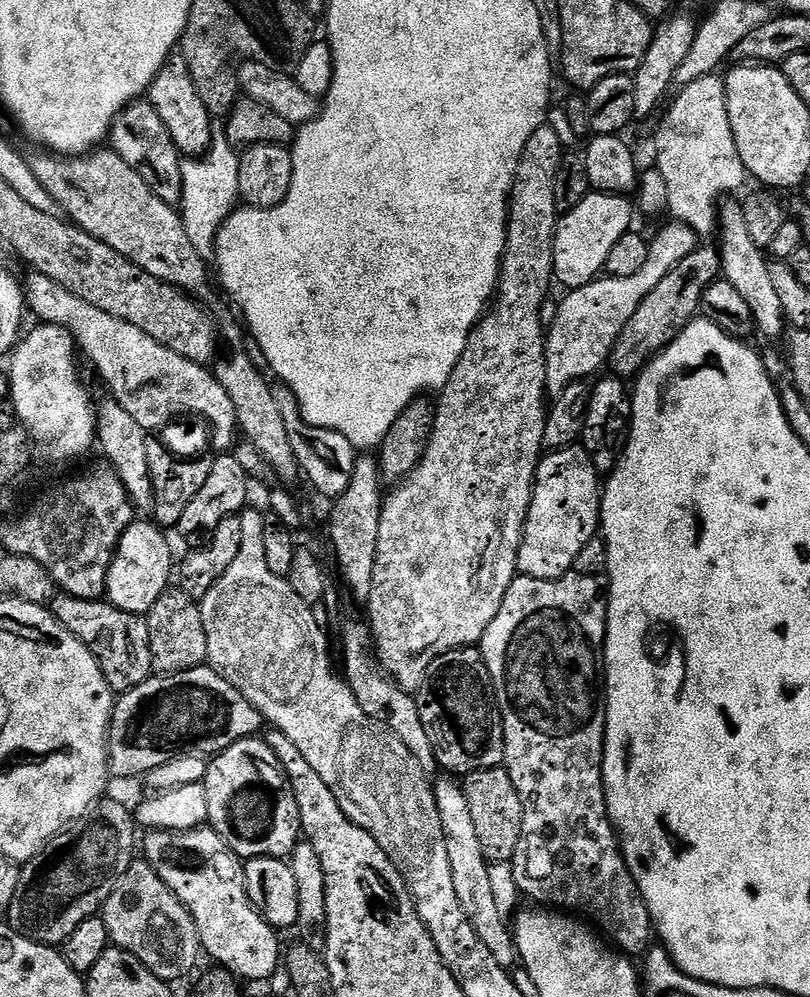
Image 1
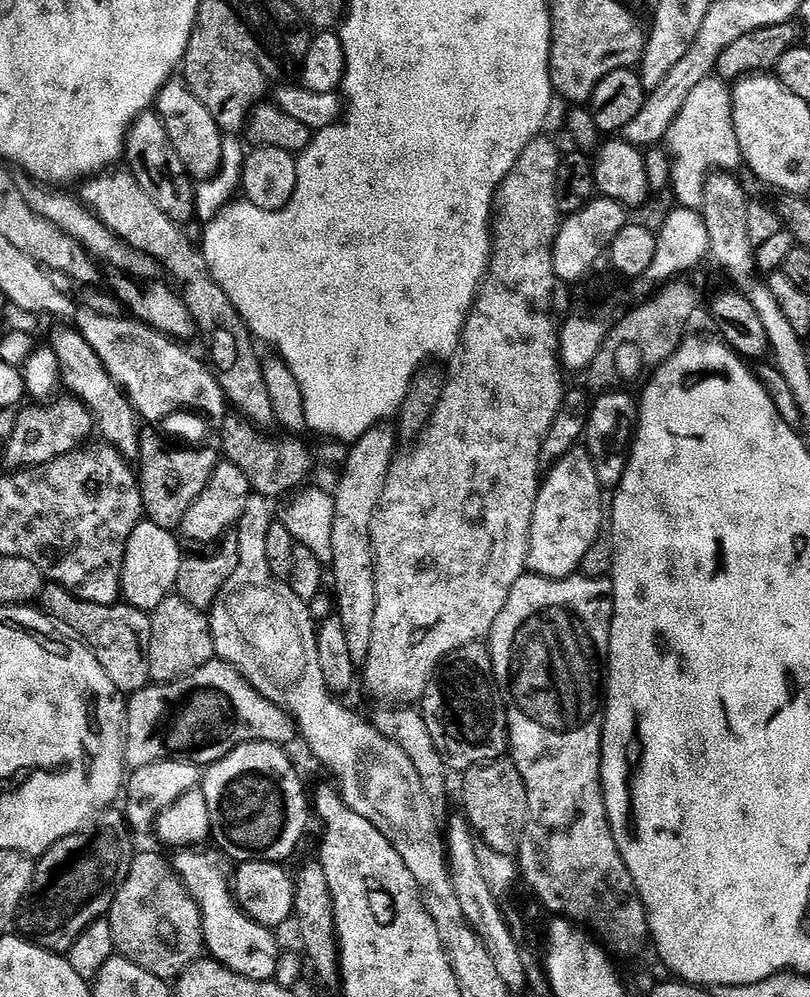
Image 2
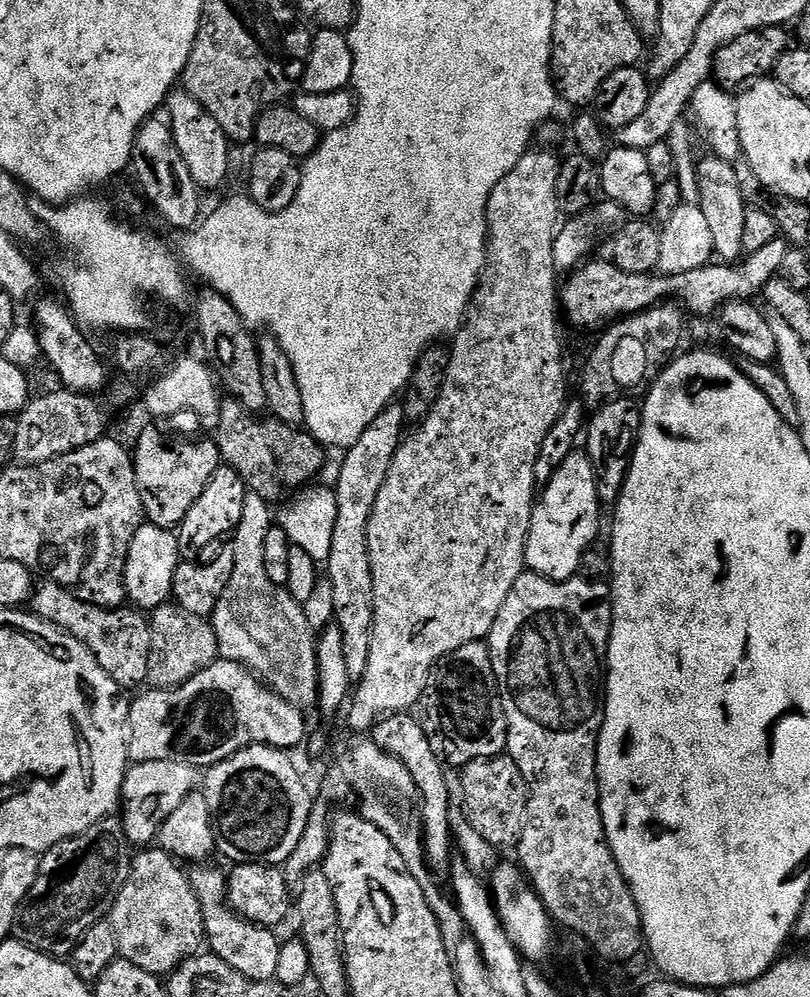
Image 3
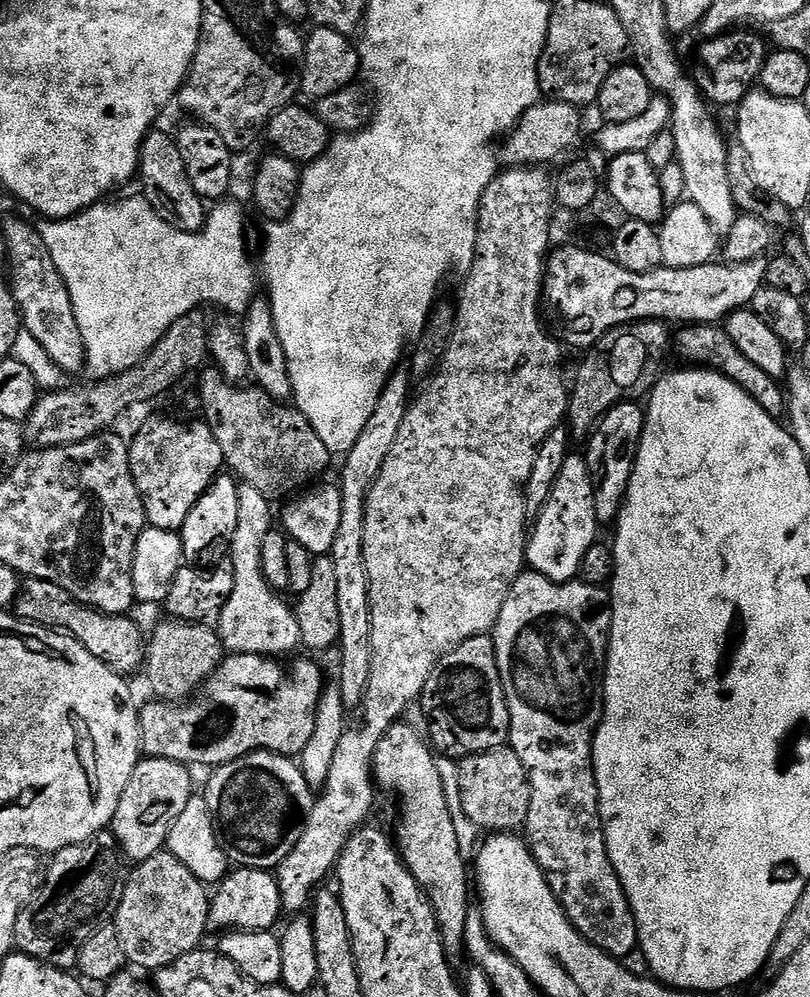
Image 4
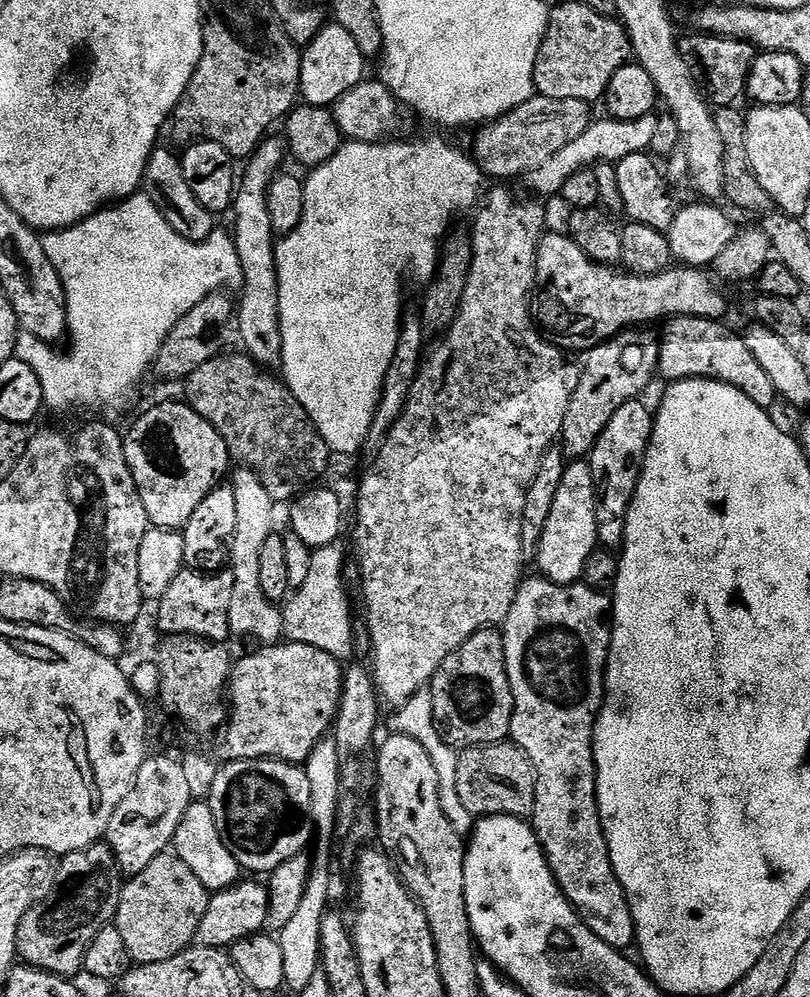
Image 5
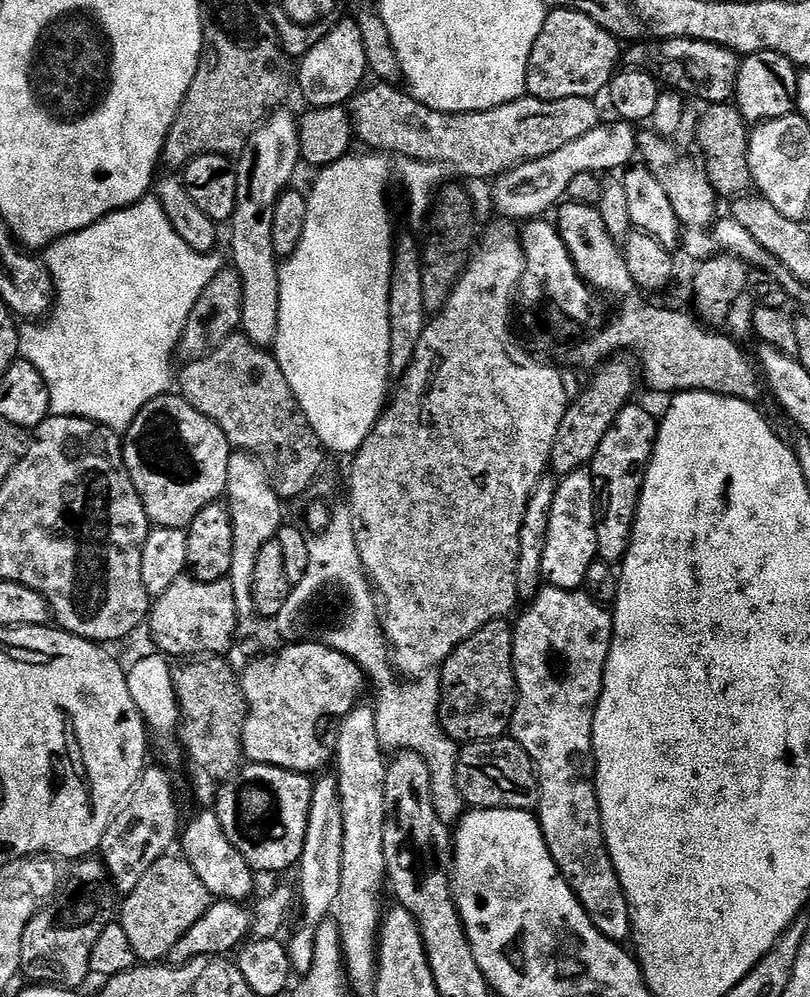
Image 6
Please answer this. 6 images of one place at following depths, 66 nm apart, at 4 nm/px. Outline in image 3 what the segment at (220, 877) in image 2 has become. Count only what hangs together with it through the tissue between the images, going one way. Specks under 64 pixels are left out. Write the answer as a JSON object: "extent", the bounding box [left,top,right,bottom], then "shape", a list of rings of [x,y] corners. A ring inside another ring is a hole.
{"extent":[190,866,281,981],"shape":[[[196,866],[191,869],[190,879],[194,886],[194,894],[198,894],[202,914],[204,915],[204,934],[211,955],[222,958],[226,966],[238,970],[248,980],[275,981],[278,970],[278,956],[281,941],[276,941],[277,933],[267,928],[261,928],[250,920],[245,920],[237,912],[233,912],[228,904],[228,882],[225,873],[216,868]]]}

